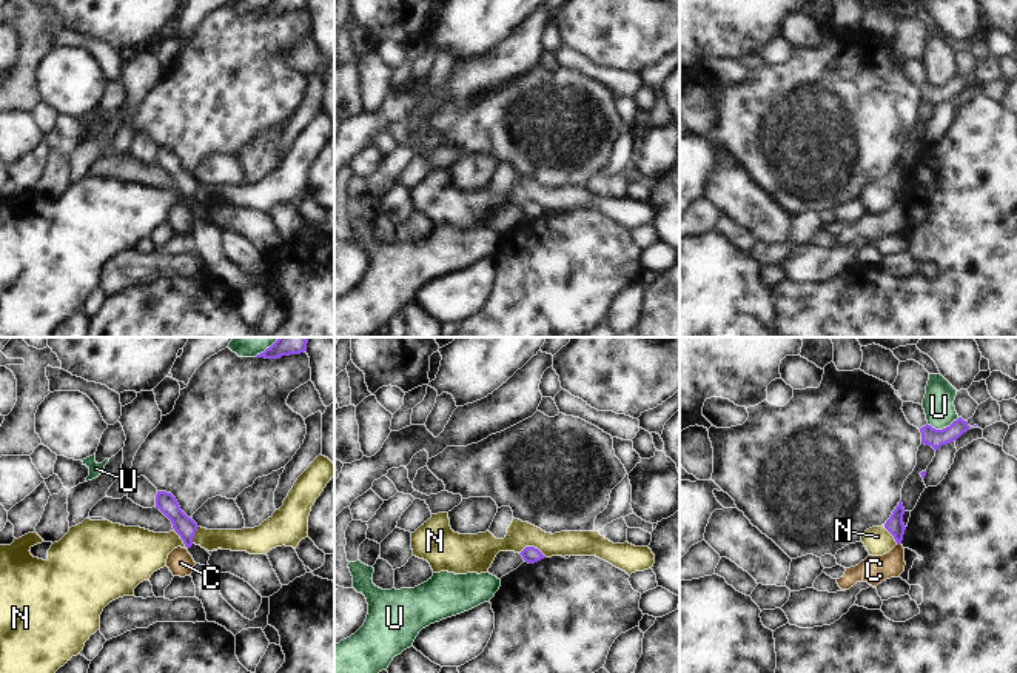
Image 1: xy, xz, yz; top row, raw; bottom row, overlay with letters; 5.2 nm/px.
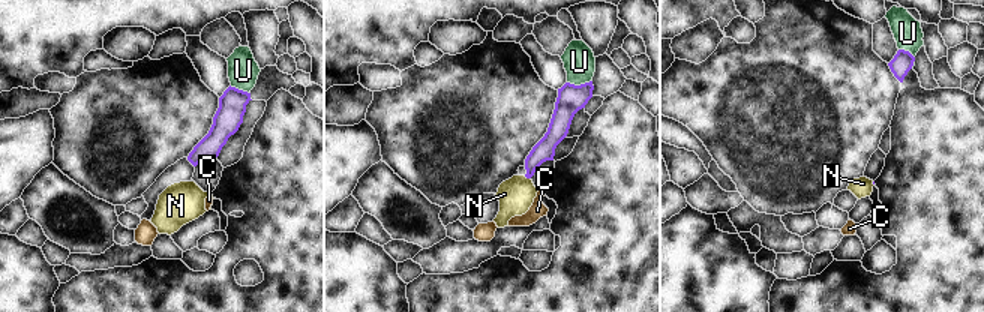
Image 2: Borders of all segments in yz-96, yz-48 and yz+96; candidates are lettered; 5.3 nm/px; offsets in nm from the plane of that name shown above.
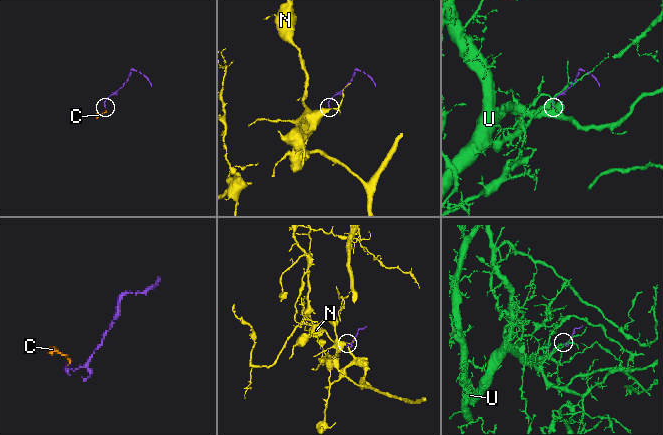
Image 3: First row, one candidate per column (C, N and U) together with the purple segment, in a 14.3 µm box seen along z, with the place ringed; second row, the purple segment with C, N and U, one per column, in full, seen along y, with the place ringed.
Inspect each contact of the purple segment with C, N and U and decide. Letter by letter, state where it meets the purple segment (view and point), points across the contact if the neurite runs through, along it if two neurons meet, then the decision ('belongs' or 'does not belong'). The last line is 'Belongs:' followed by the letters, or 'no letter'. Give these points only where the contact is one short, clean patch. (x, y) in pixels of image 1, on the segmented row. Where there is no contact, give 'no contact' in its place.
C: contact yz (899, 542); border yz (900, 542), (897, 545); does not belong
N: contact xz (533, 547); does not belong
U: contact yz (943, 428); does not belong
Belongs: no letter

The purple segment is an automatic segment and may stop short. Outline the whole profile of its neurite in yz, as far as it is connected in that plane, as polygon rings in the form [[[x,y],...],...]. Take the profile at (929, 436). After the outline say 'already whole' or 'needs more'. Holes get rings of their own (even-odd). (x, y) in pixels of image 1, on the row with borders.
[[[989,397],[986,402],[977,407],[974,416],[968,420],[958,417],[943,430],[935,430],[928,424],[921,427],[921,444],[931,445],[937,451],[941,445],[951,444],[958,439],[971,427],[977,425],[978,428],[985,430],[995,422],[1002,422],[1000,405],[997,400]]] | needs more

